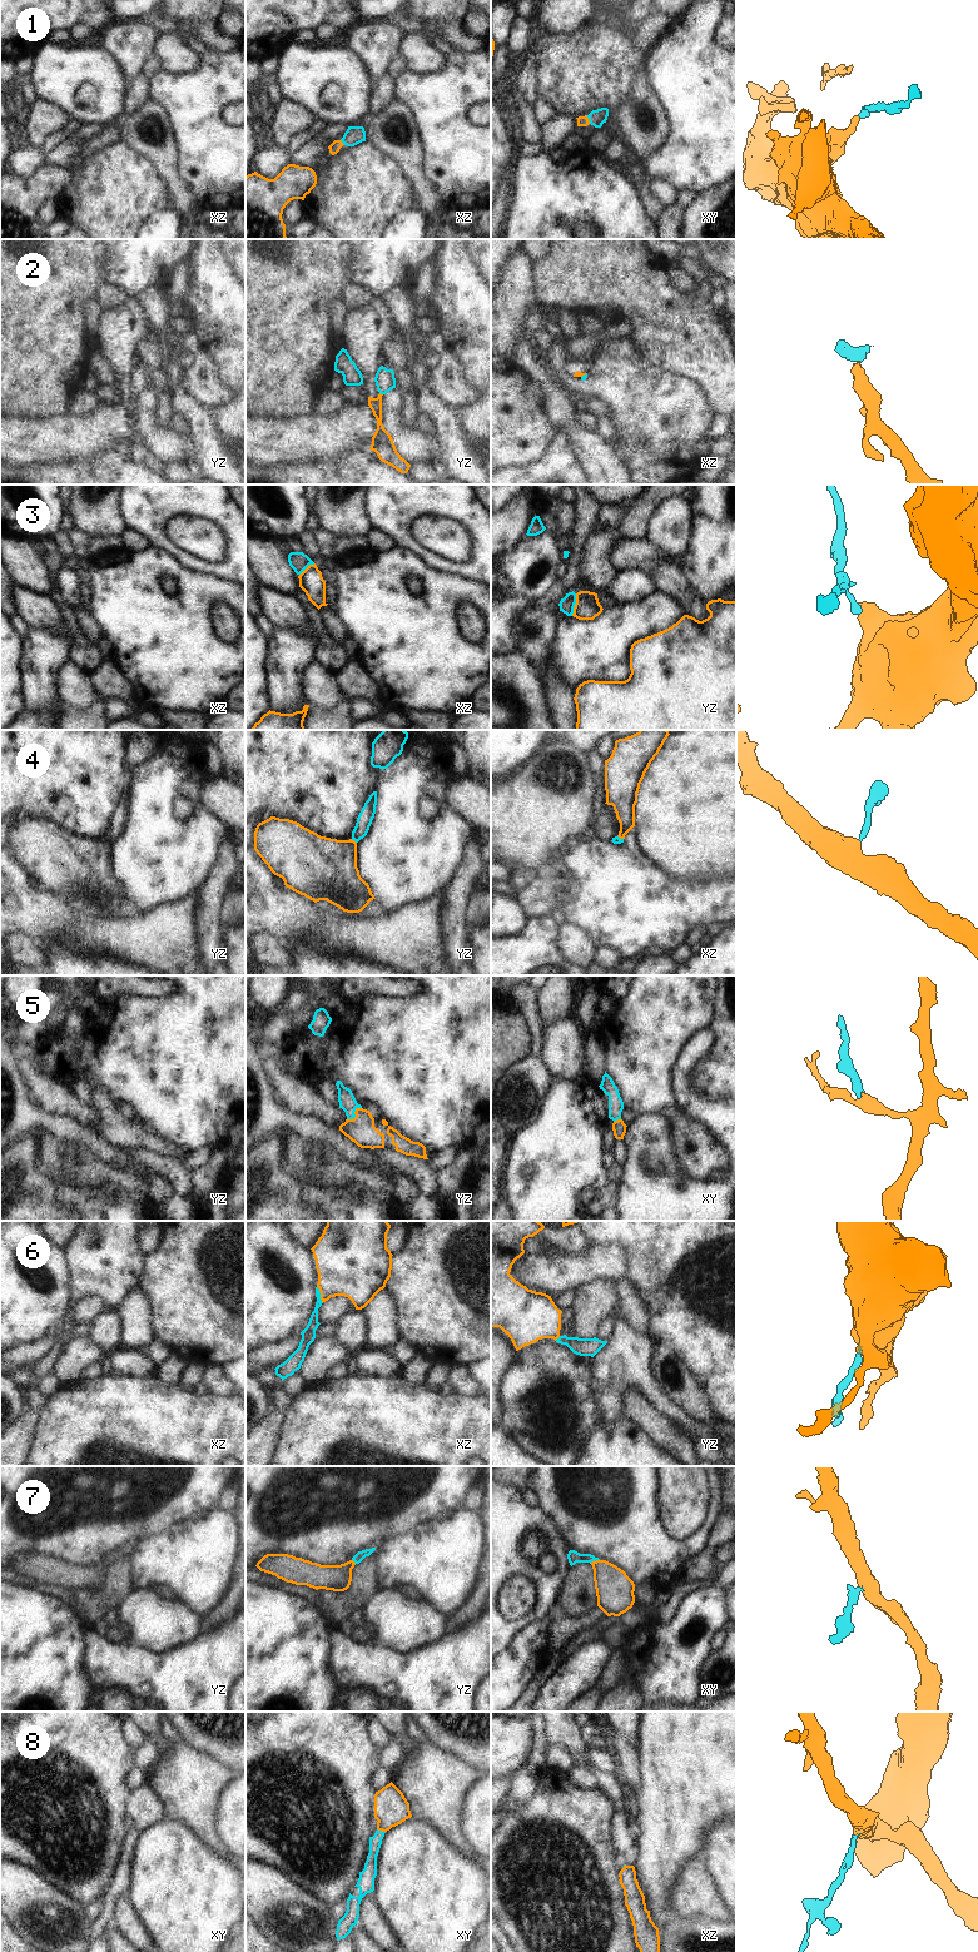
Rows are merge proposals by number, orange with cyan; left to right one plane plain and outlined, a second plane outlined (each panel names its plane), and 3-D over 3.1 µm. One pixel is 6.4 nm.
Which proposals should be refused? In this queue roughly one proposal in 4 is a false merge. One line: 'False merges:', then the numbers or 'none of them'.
False merges: 2, 3

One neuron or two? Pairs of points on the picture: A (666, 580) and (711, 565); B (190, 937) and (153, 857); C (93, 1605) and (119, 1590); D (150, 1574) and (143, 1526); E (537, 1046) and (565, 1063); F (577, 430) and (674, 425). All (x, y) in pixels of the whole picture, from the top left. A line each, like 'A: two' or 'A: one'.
A: two
B: two
C: one
D: two
E: two
F: two

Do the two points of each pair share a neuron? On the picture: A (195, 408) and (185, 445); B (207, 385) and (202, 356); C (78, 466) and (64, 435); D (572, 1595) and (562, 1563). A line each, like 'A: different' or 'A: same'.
A: different
B: same
C: different
D: different

